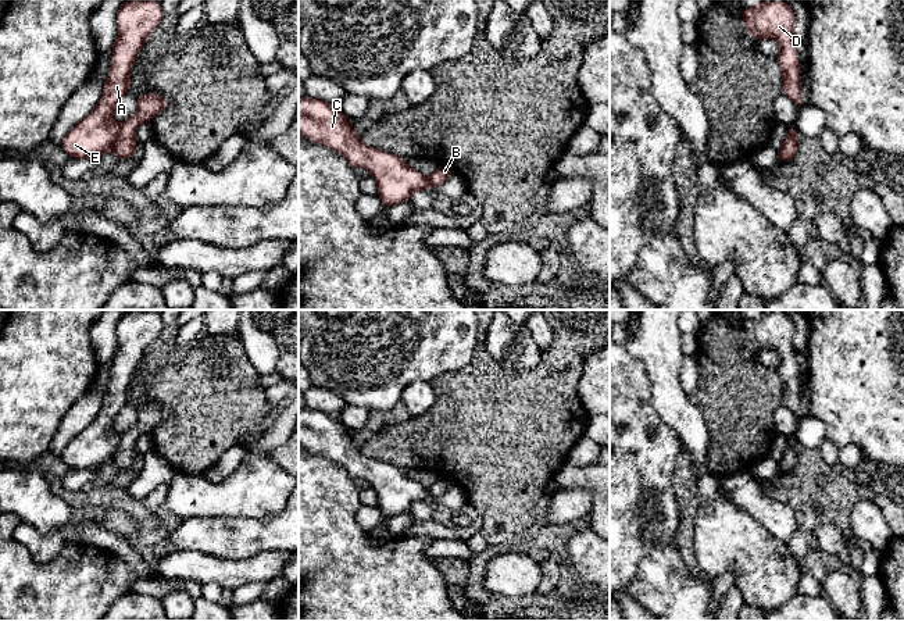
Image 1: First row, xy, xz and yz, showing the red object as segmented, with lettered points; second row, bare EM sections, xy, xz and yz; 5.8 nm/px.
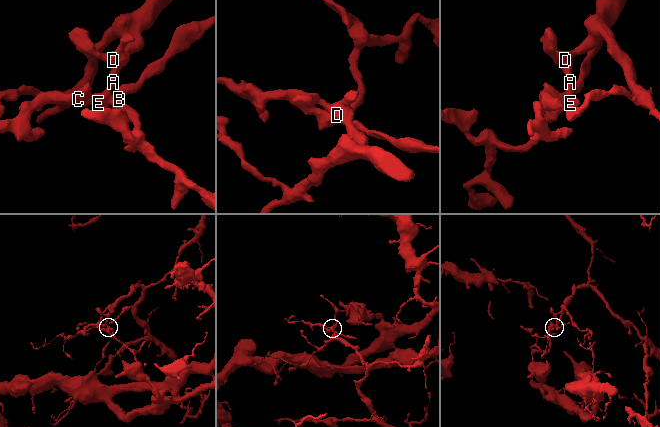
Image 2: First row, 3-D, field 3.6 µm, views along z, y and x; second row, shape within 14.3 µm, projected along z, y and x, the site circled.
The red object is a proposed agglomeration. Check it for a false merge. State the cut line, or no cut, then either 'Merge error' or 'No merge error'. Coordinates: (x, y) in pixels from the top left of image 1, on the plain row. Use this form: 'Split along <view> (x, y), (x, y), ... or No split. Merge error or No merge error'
Split along xy (120, 436), (120, 443), (111, 457). Merge error

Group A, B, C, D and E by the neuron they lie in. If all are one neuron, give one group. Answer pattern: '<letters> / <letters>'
A C D E / B

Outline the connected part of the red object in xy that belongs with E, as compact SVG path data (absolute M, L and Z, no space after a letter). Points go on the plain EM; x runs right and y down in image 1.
M128 311L118 320L118 347L112 357L110 385L101 411L61 453L62 461L71 470L100 472L115 454L119 436L114 431L114 418L132 397L131 378L162 329L164 322L158 311Z

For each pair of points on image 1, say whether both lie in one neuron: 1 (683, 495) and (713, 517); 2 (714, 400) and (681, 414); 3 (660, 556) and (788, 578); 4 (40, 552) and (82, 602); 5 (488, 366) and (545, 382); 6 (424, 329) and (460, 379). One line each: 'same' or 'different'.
1: different
2: different
3: different
4: different
5: same
6: different

